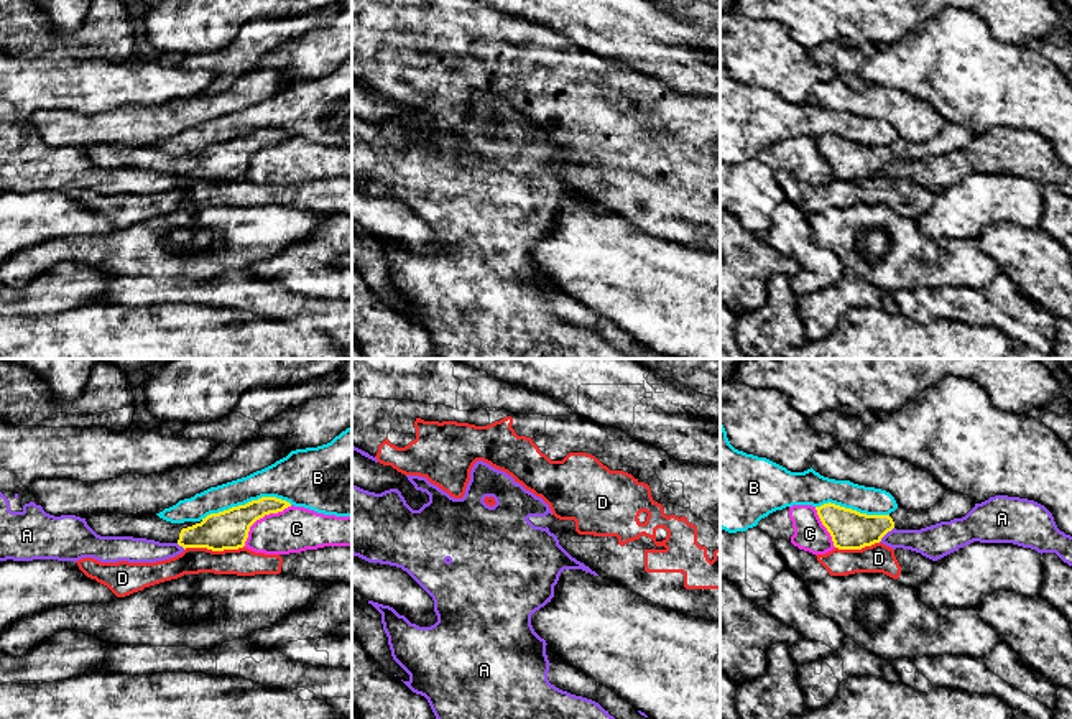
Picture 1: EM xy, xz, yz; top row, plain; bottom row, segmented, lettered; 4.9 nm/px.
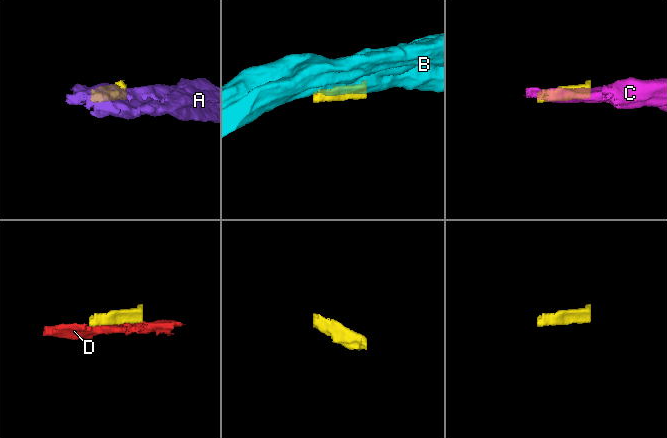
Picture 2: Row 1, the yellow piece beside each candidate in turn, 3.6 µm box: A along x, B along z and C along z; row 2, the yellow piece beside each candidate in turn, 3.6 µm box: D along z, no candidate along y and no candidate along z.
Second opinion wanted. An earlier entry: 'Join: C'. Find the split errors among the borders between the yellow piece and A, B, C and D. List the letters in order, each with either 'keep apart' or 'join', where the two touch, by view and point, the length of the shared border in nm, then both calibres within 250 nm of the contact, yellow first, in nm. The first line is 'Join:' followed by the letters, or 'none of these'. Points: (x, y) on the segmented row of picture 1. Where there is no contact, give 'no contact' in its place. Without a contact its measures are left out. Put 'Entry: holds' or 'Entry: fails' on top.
Entry: fails
Join: none of these
A: keep apart | yz (885, 533) | 110 nm | 190/170 nm
B: keep apart | xy (245, 504) | 460 nm | 190/220 nm
C: keep apart | xy (262, 517) | 300 nm | 190/220 nm
D: keep apart | xy (214, 550) | 300 nm | 190/140 nm

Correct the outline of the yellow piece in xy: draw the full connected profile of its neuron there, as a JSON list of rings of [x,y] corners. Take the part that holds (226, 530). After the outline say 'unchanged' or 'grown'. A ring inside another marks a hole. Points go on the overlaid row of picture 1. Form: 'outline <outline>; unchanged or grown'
outline [[[261,497],[245,505],[210,513],[201,522],[171,523],[158,515],[95,513],[85,518],[100,536],[133,536],[159,543],[178,543],[186,548],[212,551],[238,550],[245,546],[250,526],[270,513],[283,512],[289,502]]]; grown

